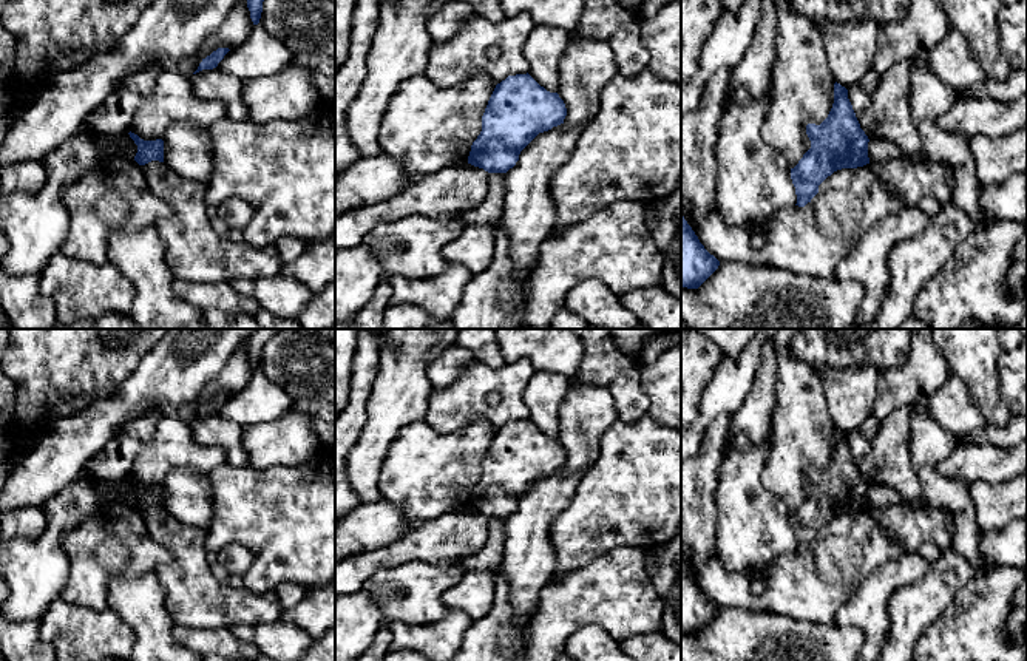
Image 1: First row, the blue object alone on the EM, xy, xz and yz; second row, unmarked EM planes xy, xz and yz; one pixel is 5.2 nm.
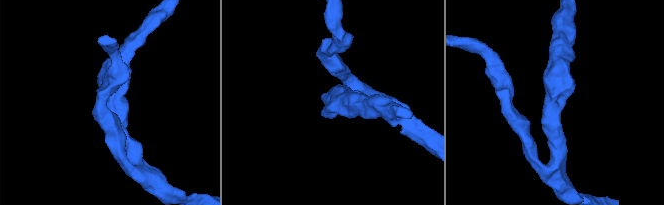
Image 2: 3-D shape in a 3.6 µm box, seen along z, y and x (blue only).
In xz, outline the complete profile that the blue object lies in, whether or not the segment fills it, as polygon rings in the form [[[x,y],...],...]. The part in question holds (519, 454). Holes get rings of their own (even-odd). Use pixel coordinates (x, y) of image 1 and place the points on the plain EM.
[[[528,419],[508,422],[488,446],[468,510],[488,519],[507,519],[539,479],[564,469],[565,462],[558,439],[547,437]]]

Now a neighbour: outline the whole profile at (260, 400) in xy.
[[[258,369],[241,391],[224,402],[216,414],[247,426],[273,422],[290,409],[292,405],[292,397]]]

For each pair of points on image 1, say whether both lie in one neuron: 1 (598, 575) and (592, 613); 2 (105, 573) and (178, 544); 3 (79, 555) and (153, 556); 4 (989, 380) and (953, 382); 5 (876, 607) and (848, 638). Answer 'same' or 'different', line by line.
1: same
2: different
3: same
4: different
5: different

